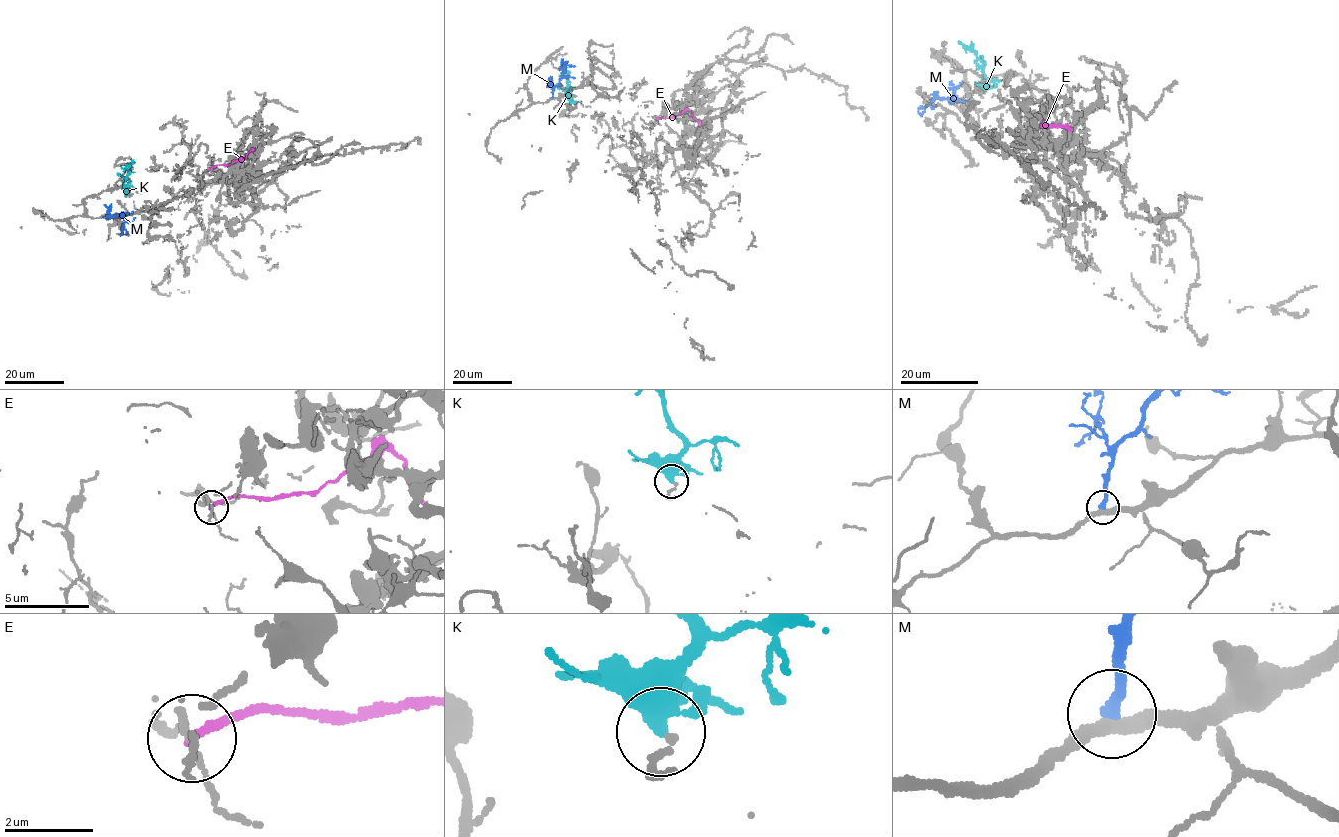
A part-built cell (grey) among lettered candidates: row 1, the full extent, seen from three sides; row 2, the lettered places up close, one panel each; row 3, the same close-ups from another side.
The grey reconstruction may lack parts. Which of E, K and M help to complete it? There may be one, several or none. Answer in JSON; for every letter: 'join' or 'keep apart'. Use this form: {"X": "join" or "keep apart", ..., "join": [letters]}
{"E": "keep apart", "K": "join", "M": "keep apart", "join": ["K"]}

